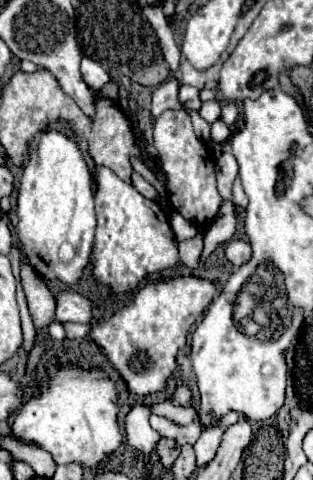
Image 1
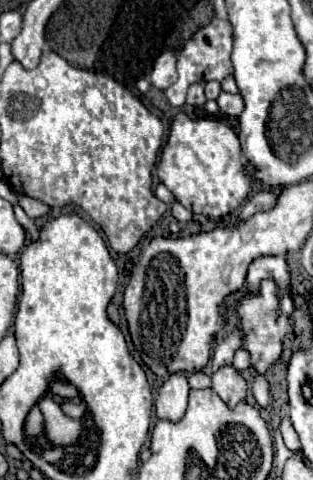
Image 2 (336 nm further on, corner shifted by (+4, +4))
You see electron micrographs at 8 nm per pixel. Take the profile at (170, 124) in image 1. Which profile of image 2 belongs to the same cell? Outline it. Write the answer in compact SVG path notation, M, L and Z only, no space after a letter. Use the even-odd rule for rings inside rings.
M178 112L170 124L168 142L162 148L156 174L184 208L212 220L232 214L250 192L250 176L242 166L238 136L230 126L215 117L190 120L184 112Z

